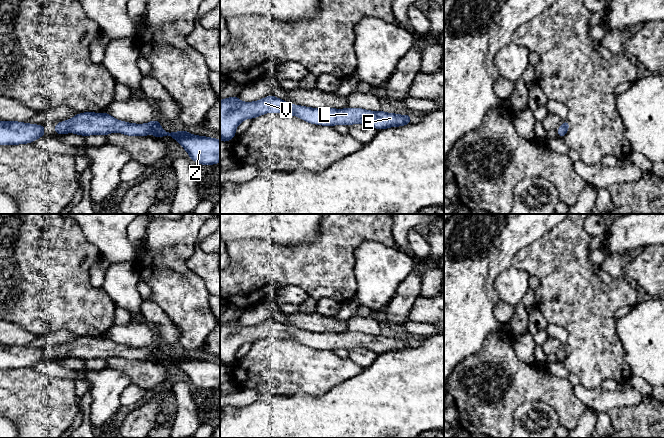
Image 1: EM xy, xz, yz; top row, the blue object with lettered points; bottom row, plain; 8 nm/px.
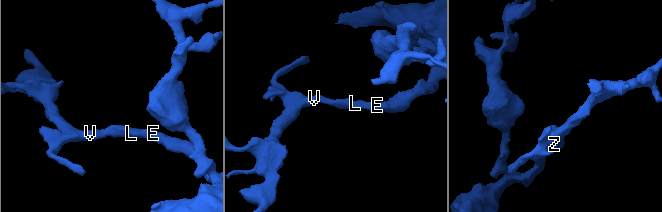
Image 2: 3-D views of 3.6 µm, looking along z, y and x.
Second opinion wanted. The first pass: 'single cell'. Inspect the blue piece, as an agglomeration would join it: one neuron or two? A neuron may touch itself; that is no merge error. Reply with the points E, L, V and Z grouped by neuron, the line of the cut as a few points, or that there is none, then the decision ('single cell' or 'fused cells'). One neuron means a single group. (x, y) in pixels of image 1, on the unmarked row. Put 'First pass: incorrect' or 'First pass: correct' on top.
First pass: correct
E L V Z | no cut | single cell

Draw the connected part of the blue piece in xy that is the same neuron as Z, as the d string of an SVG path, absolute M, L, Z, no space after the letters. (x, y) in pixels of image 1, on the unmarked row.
M84 336L72 343L57 347L53 353L56 359L74 358L107 359L119 356L128 360L148 360L153 357L156 362L171 360L188 376L189 382L198 388L212 389L220 386L220 364L205 360L191 359L187 354L166 356L160 351L160 345L152 344L147 348L133 348L113 342L108 337Z

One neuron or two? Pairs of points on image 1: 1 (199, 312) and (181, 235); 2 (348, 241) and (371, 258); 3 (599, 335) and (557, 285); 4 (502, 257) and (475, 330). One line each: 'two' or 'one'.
1: one
2: two
3: one
4: one

